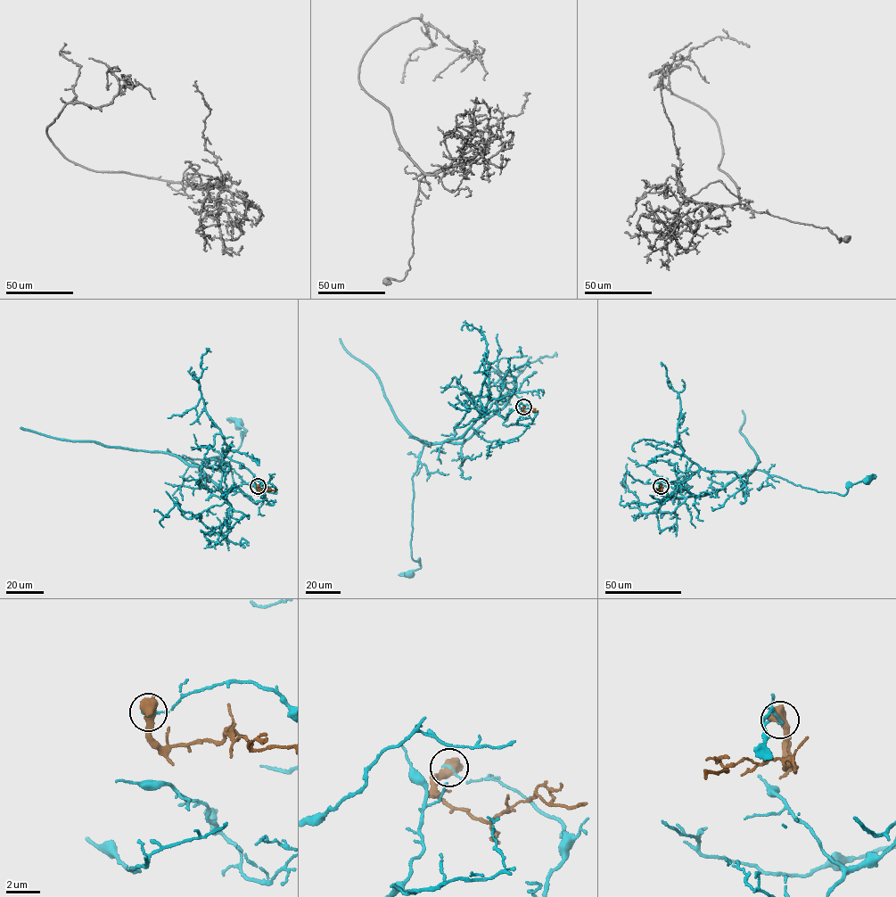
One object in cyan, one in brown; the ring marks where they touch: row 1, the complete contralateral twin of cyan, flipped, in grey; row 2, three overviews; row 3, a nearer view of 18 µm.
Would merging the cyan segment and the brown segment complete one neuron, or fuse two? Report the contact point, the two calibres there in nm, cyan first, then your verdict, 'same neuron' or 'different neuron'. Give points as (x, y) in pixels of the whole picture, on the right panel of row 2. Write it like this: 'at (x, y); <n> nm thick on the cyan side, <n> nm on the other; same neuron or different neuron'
at (661, 486); 130 nm thick on the cyan side, 800 nm on the other; different neuron

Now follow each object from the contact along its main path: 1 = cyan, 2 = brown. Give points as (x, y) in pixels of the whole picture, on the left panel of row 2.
1: (258, 486), (277, 489), (267, 491), (228, 457), (199, 466), (179, 457), (237, 449), (247, 431), (238, 425)
2: (258, 486), (261, 490), (275, 489)

